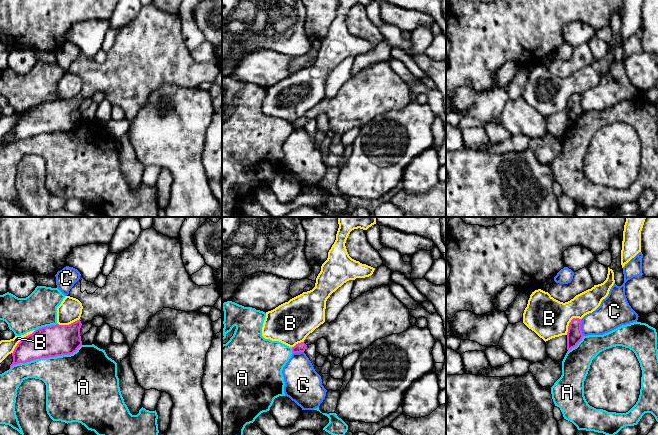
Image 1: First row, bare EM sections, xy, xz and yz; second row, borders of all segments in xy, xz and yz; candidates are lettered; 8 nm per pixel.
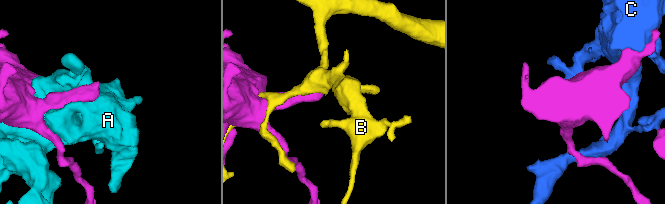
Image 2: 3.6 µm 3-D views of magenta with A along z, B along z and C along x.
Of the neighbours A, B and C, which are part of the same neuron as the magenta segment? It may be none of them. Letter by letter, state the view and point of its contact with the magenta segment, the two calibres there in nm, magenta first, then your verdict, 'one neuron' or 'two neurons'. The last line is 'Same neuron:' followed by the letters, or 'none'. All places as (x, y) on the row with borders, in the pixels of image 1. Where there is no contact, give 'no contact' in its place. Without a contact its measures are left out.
A: contact xy (46, 357); calibres 260 and 380 nm; two neurons
B: contact xy (21, 340); calibres 260 and 120 nm; two neurons
C: contact yz (580, 327); calibres 130 and 220 nm; two neurons
Same neuron: none

